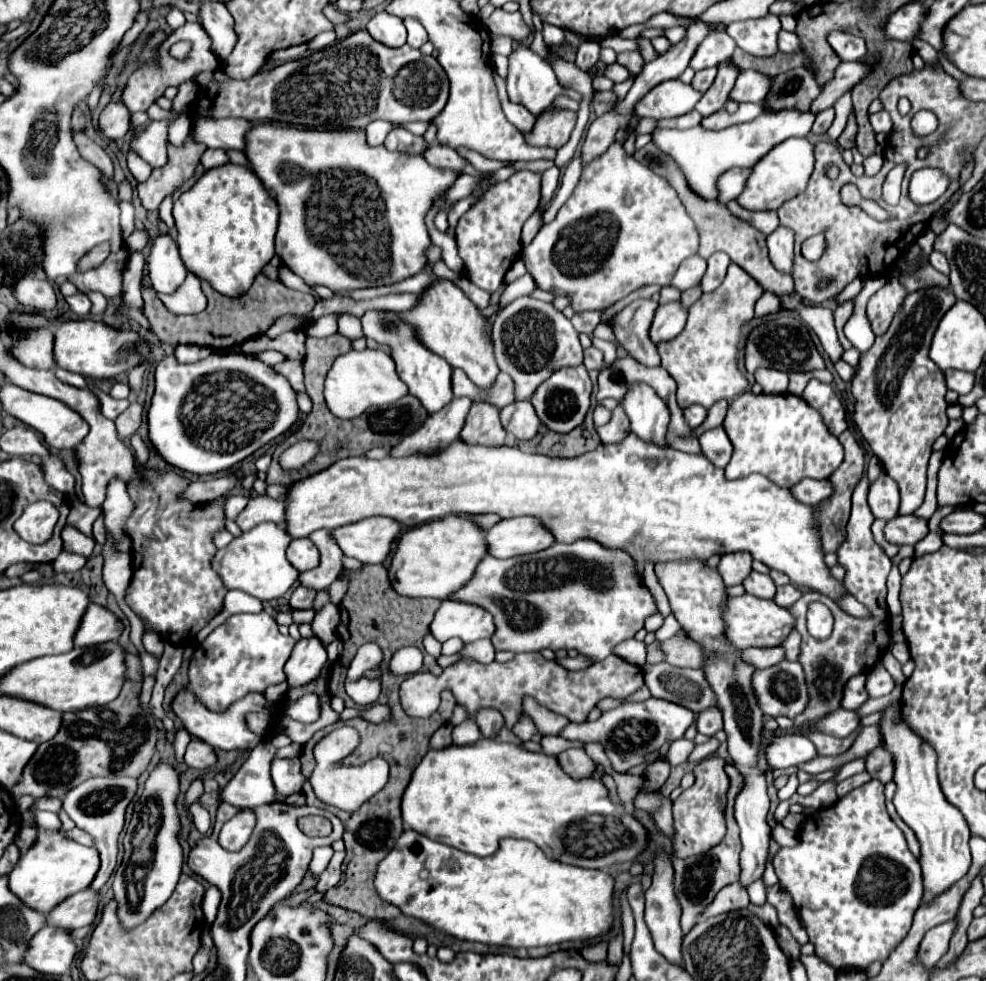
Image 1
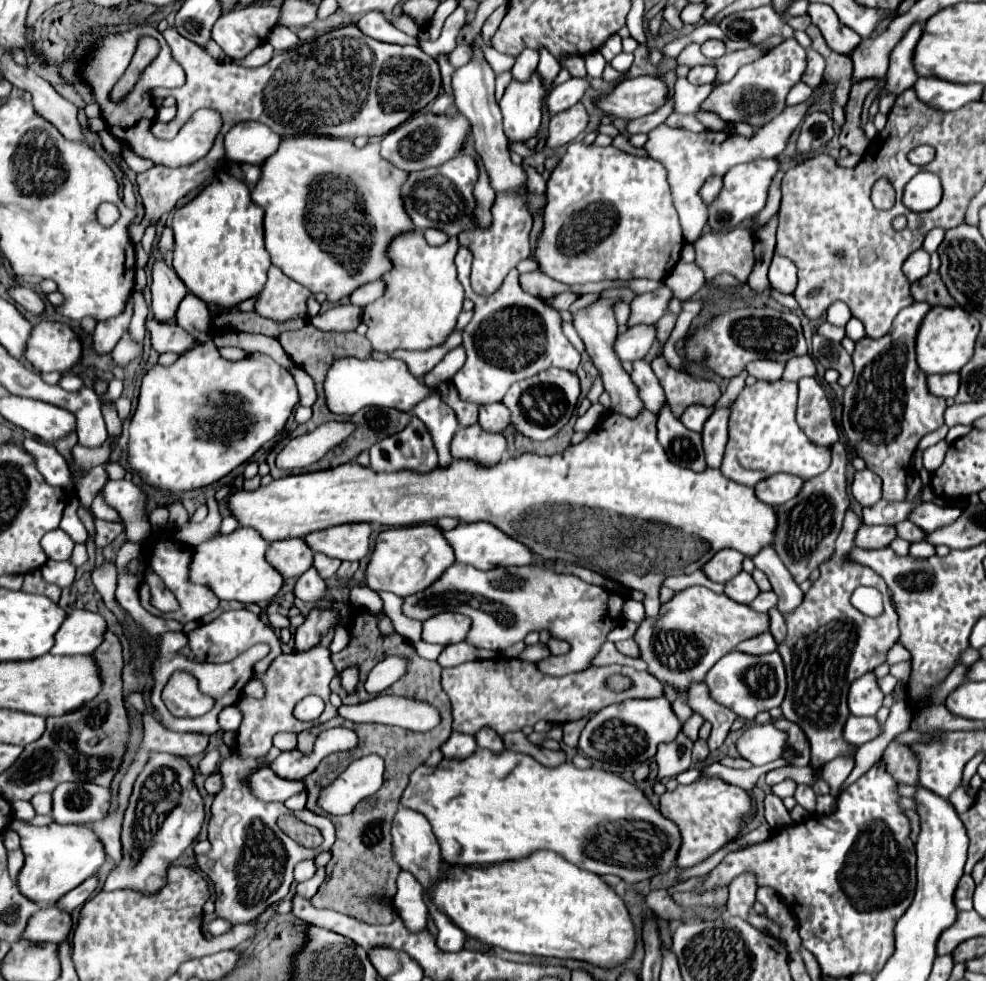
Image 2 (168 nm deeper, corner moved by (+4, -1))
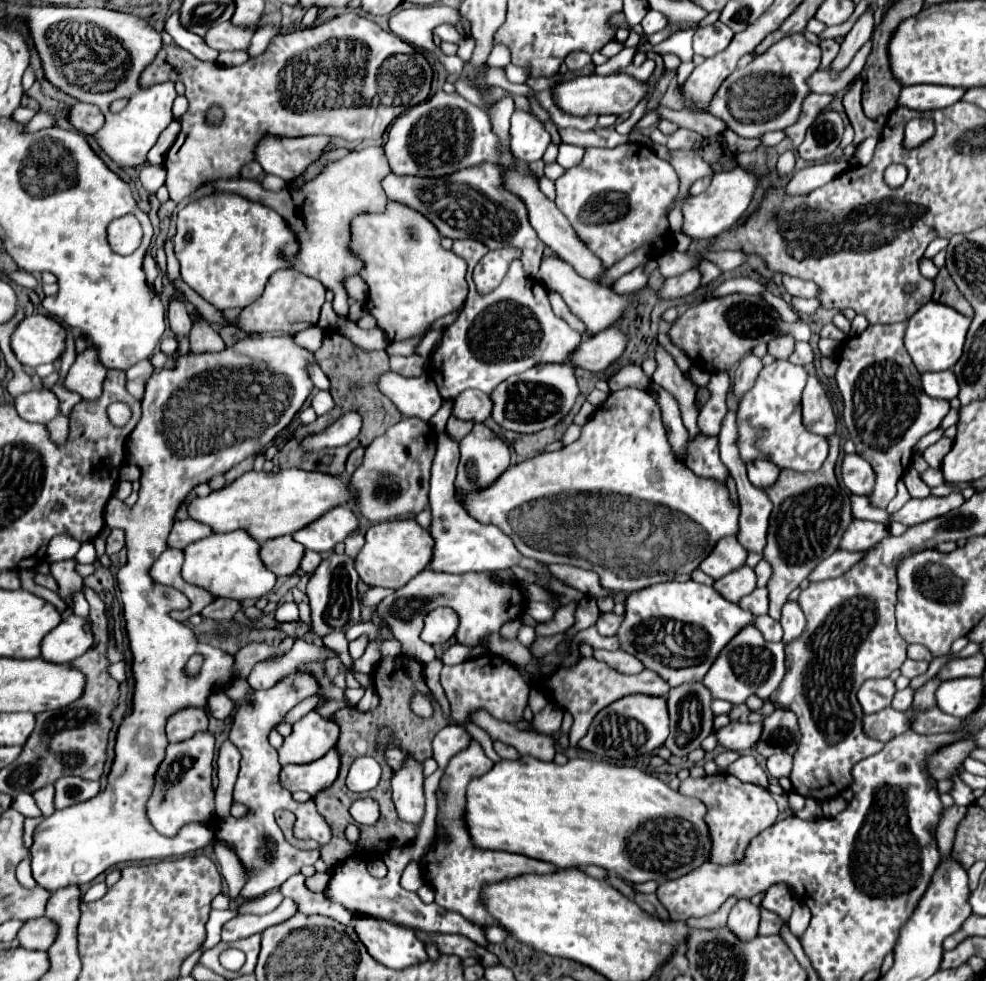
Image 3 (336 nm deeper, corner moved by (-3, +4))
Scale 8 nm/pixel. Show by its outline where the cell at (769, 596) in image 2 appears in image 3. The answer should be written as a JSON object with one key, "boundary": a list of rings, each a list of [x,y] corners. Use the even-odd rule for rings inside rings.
{"boundary":[[[755,589],[753,593],[745,595],[739,605],[747,611],[751,611],[753,615],[765,615],[769,609],[769,591],[767,589]]]}

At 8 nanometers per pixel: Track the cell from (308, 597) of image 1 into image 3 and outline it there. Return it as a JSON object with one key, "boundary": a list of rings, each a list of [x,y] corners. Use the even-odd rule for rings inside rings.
{"boundary":[[[307,551],[305,553],[305,557],[303,557],[303,561],[301,561],[301,569],[305,571],[305,573],[313,573],[313,569],[317,569],[317,565],[321,563],[321,555],[319,553],[313,553],[313,551]]]}

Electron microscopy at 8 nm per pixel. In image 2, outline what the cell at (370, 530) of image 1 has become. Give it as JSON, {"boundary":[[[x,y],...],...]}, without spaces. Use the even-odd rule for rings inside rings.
{"boundary":[[[342,524],[308,534],[304,542],[314,550],[330,558],[362,560],[370,554],[370,524]]]}

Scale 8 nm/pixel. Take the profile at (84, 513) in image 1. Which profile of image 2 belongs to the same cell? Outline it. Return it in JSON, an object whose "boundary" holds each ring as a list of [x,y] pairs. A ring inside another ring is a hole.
{"boundary":[[[76,544],[76,548],[74,548],[74,552],[72,552],[72,556],[70,556],[68,562],[70,562],[74,568],[80,568],[86,560],[88,560],[88,556],[86,556],[86,546],[84,546],[84,544]]]}

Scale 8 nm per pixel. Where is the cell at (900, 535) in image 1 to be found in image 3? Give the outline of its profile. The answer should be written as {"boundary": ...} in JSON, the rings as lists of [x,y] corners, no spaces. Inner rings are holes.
{"boundary":[[[855,519],[849,525],[849,529],[845,531],[839,547],[847,549],[847,551],[867,551],[867,549],[873,549],[873,545],[877,545],[877,541],[883,541],[889,535],[891,535],[889,525],[885,525],[885,523]]]}

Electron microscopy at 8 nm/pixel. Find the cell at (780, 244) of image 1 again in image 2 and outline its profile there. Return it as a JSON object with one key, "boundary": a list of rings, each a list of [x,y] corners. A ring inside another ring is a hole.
{"boundary":[[[774,256],[770,270],[768,270],[768,278],[774,290],[782,292],[782,294],[794,294],[796,284],[798,284],[798,276],[796,276],[796,266],[782,256]]]}

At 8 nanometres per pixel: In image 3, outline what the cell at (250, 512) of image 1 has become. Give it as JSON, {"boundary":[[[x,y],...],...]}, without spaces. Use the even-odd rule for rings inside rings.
{"boundary":[[[193,519],[175,521],[167,543],[169,543],[169,547],[185,549],[189,543],[199,541],[201,537],[209,537],[211,533],[213,533],[213,529],[209,529],[209,525],[201,525],[199,521],[193,521]]]}

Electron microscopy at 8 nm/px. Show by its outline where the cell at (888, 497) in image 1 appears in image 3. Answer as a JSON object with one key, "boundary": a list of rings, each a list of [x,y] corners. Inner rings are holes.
{"boundary":[[[845,455],[843,481],[851,493],[869,497],[869,493],[873,491],[873,485],[875,485],[873,467],[865,459],[861,459],[859,455]]]}

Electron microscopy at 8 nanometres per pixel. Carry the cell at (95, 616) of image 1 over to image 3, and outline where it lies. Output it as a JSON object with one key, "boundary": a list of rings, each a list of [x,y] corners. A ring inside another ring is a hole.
{"boundary":[[[69,615],[41,643],[41,657],[55,663],[71,663],[93,645],[93,633],[85,617]]]}

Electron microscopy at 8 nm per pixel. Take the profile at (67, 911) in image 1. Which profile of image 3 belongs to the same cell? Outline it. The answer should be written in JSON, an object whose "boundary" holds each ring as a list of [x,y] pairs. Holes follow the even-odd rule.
{"boundary":[[[43,915],[37,919],[25,921],[17,933],[17,939],[19,939],[21,947],[25,947],[25,949],[47,951],[53,945],[53,941],[57,939],[57,929],[59,929],[57,923]]]}

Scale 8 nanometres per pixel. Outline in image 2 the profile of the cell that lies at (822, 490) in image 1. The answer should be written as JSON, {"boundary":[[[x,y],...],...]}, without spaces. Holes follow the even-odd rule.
{"boundary":[[[772,474],[764,480],[760,480],[756,486],[754,486],[754,492],[756,492],[756,498],[762,500],[764,504],[770,504],[770,506],[778,506],[790,498],[794,498],[794,494],[798,494],[798,490],[802,488],[802,478],[794,478],[792,474]]]}

